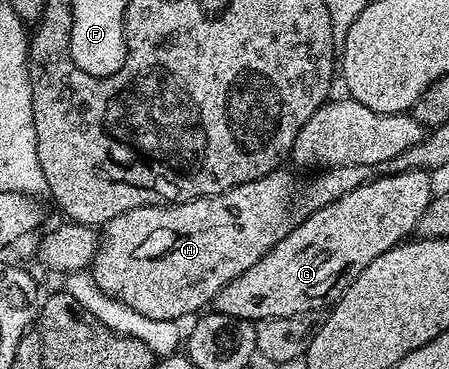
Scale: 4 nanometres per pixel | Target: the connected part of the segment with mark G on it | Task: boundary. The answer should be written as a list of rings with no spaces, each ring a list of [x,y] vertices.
[[[403,171],[397,175],[381,174],[379,177],[369,179],[368,182],[362,184],[358,189],[354,189],[354,193],[346,193],[346,197],[338,197],[338,201],[326,205],[326,209],[318,209],[313,215],[306,217],[306,221],[302,221],[302,225],[298,225],[289,235],[282,237],[282,241],[278,241],[278,245],[274,245],[274,249],[270,249],[257,263],[250,265],[250,269],[246,269],[246,273],[234,277],[228,282],[215,297],[215,310],[222,315],[259,321],[261,319],[269,319],[270,317],[301,315],[307,311],[323,312],[325,309],[331,308],[333,303],[337,303],[342,298],[344,290],[356,280],[358,273],[362,273],[362,269],[366,269],[366,265],[370,265],[370,261],[374,261],[374,257],[386,253],[391,247],[395,247],[397,243],[405,242],[413,234],[418,221],[422,217],[422,213],[426,213],[426,209],[433,201],[432,179],[433,176],[426,171]]]

